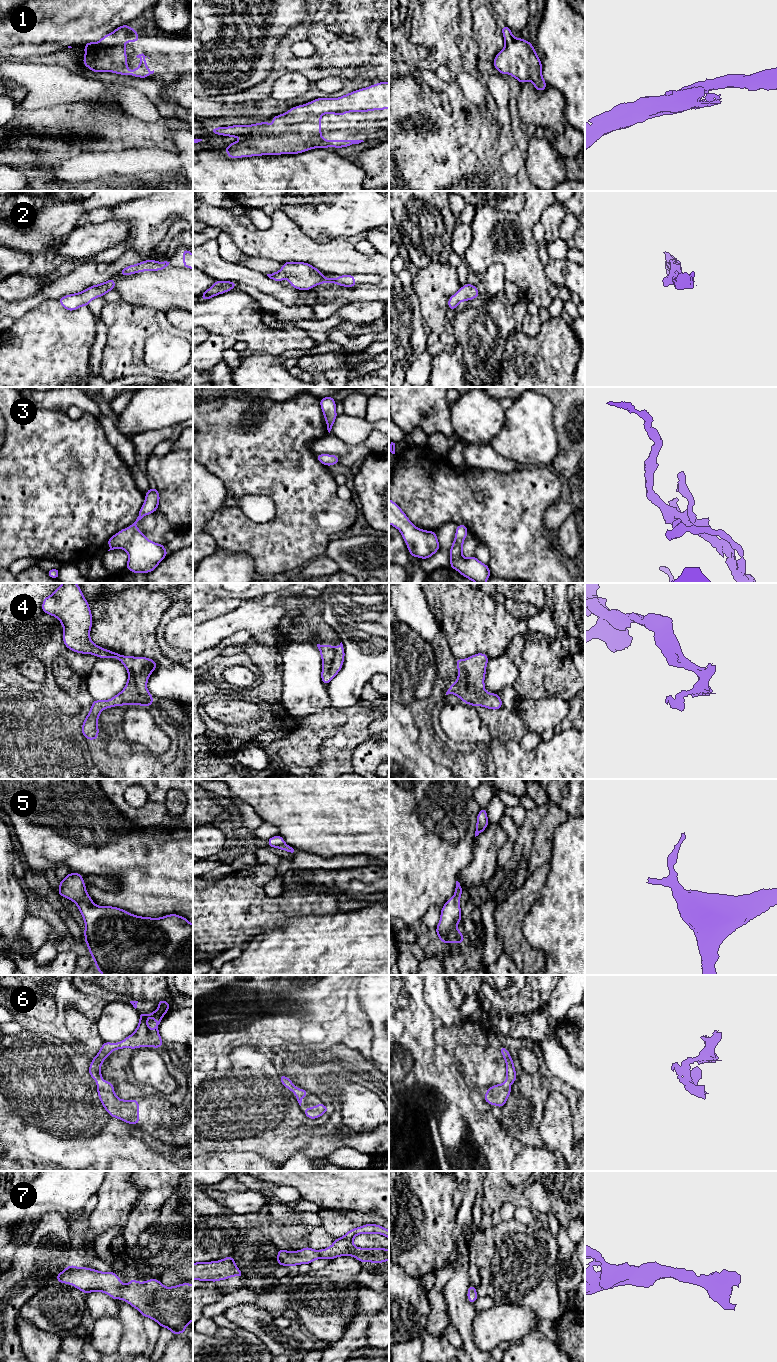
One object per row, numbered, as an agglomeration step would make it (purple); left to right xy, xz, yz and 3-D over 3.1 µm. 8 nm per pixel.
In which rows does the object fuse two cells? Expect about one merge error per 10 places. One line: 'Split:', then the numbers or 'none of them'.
Split: none of them

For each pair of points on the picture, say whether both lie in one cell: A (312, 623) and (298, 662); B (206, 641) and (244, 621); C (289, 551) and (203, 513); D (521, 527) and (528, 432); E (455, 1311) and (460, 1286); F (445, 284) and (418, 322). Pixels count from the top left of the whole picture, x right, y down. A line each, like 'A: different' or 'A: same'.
A: different
B: same
C: different
D: different
E: same
F: different

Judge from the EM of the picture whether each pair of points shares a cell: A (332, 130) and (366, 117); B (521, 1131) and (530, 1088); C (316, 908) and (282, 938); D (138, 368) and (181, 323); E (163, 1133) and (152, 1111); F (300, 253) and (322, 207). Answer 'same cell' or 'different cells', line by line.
A: same cell
B: same cell
C: different cells
D: different cells
E: same cell
F: different cells

